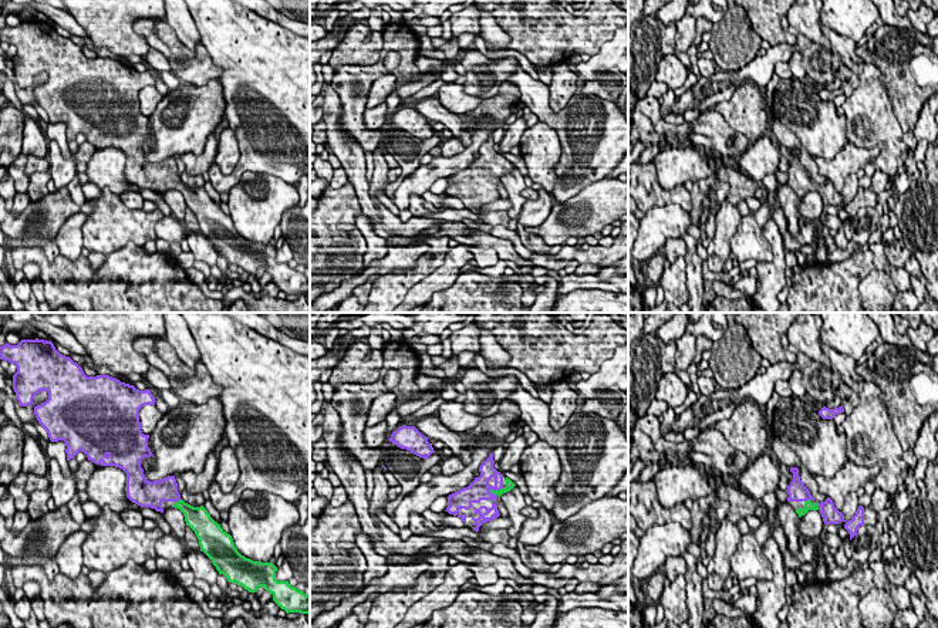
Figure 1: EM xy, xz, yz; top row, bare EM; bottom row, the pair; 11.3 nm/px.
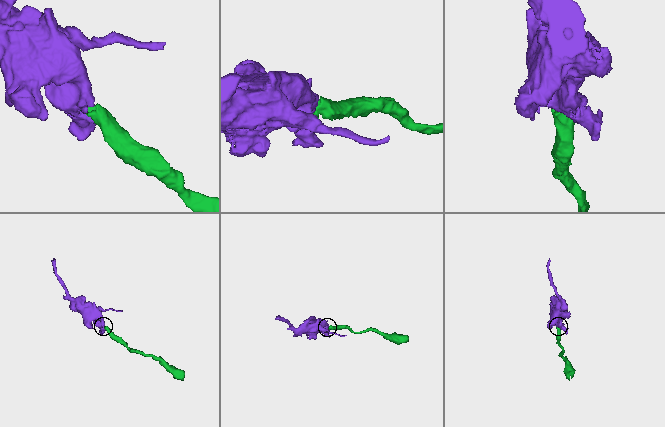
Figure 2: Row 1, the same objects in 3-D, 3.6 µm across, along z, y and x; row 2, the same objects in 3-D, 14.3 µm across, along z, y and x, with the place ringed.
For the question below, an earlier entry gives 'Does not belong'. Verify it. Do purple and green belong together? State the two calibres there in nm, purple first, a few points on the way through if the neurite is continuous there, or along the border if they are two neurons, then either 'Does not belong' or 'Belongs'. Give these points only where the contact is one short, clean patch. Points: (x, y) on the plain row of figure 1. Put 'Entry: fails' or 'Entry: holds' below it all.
Thickness 240 nm (purple) against 100 nm. Path across: xz (478, 172), (495, 171), (505, 171), (509, 166). Belongs
Entry: fails

